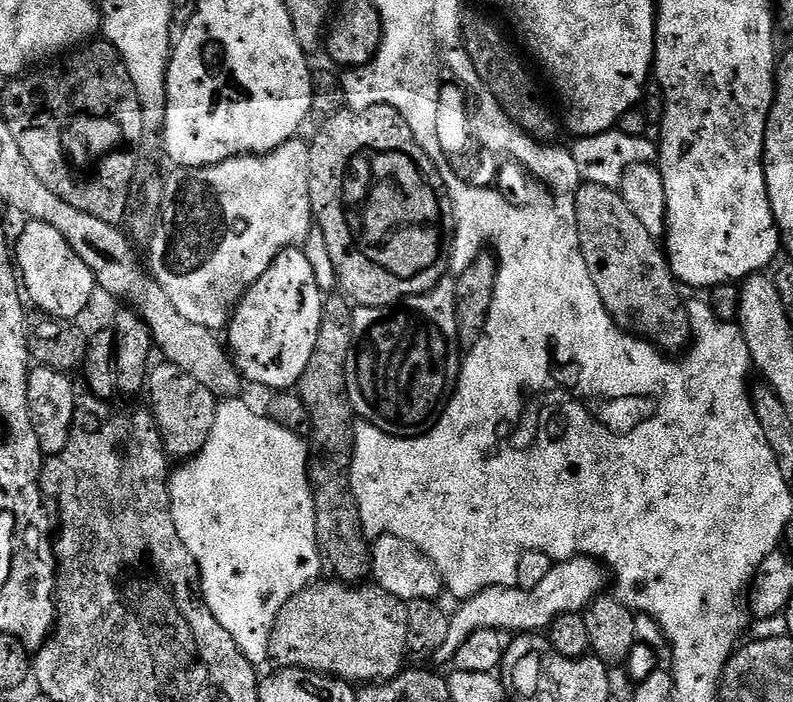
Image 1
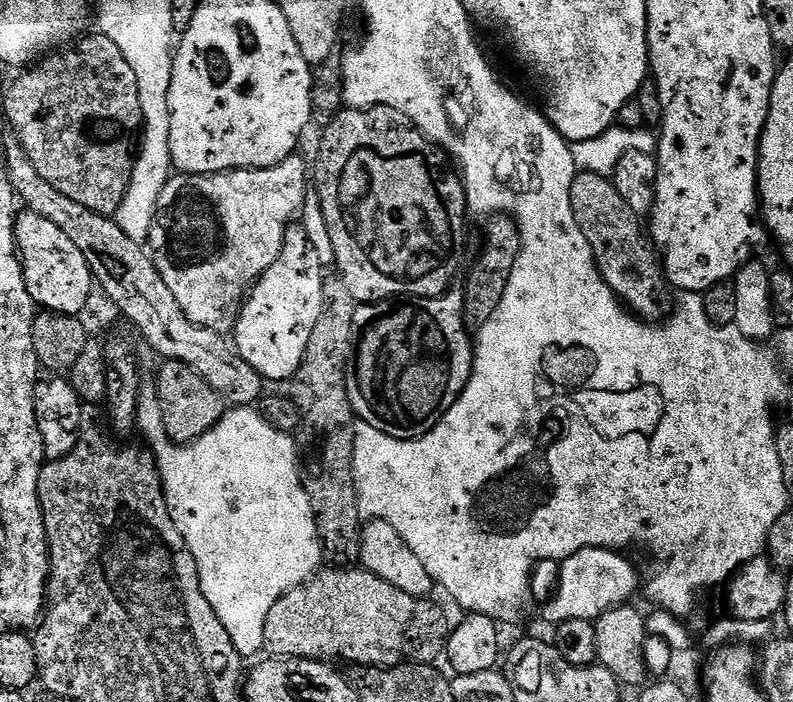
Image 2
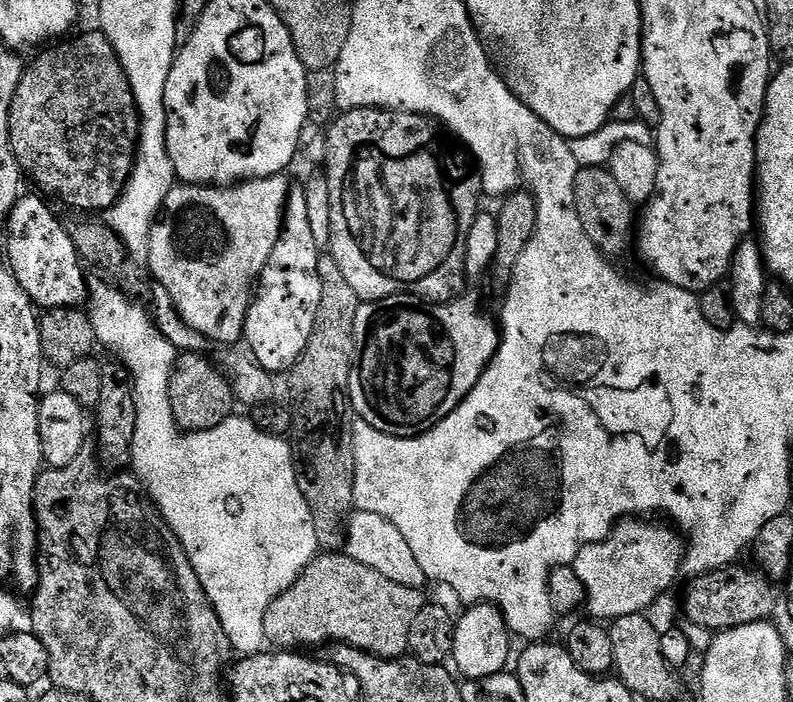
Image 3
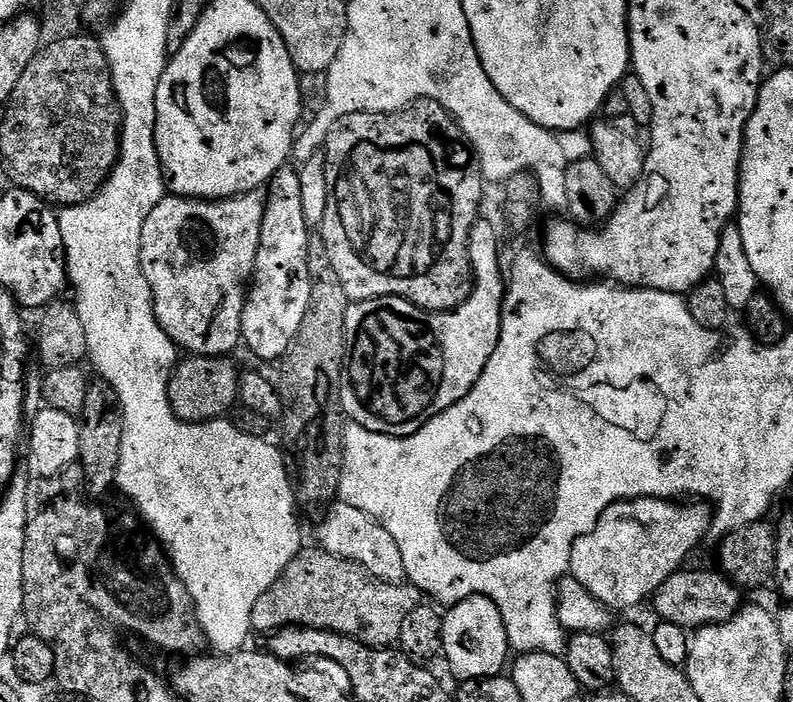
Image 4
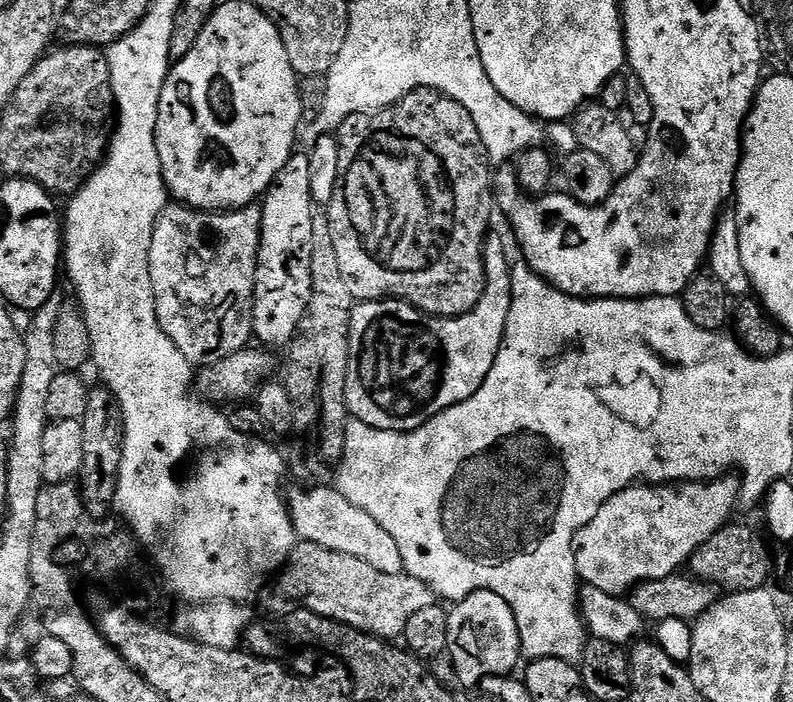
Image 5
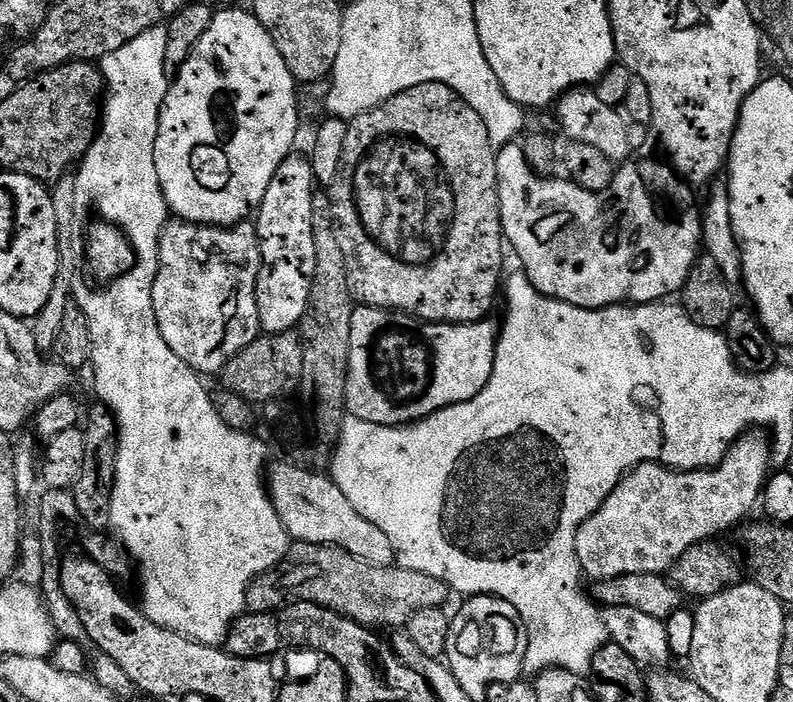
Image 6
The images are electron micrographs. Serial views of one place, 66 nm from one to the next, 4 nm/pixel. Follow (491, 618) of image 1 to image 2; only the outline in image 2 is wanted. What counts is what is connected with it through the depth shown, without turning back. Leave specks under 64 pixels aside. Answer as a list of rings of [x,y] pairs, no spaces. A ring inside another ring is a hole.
[[[583,548],[574,554],[570,554],[560,564],[560,575],[557,586],[552,595],[543,605],[544,620],[549,626],[555,626],[566,622],[570,618],[586,618],[595,622],[604,612],[620,605],[627,605],[635,594],[636,587],[641,587],[642,576],[636,573],[636,568],[627,560],[625,553],[611,548]]]

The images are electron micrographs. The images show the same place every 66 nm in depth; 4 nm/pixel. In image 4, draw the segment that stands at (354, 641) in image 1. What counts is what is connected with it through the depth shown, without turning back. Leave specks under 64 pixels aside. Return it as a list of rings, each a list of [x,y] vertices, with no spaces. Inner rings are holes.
[[[323,550],[315,551],[301,551],[296,561],[284,571],[279,582],[256,604],[256,613],[252,615],[255,631],[271,634],[280,628],[289,628],[291,624],[300,624],[304,628],[322,628],[343,636],[353,636],[372,648],[392,648],[399,645],[410,614],[414,614],[414,610],[422,603],[421,589],[416,589],[409,582],[383,580],[353,560]]]

